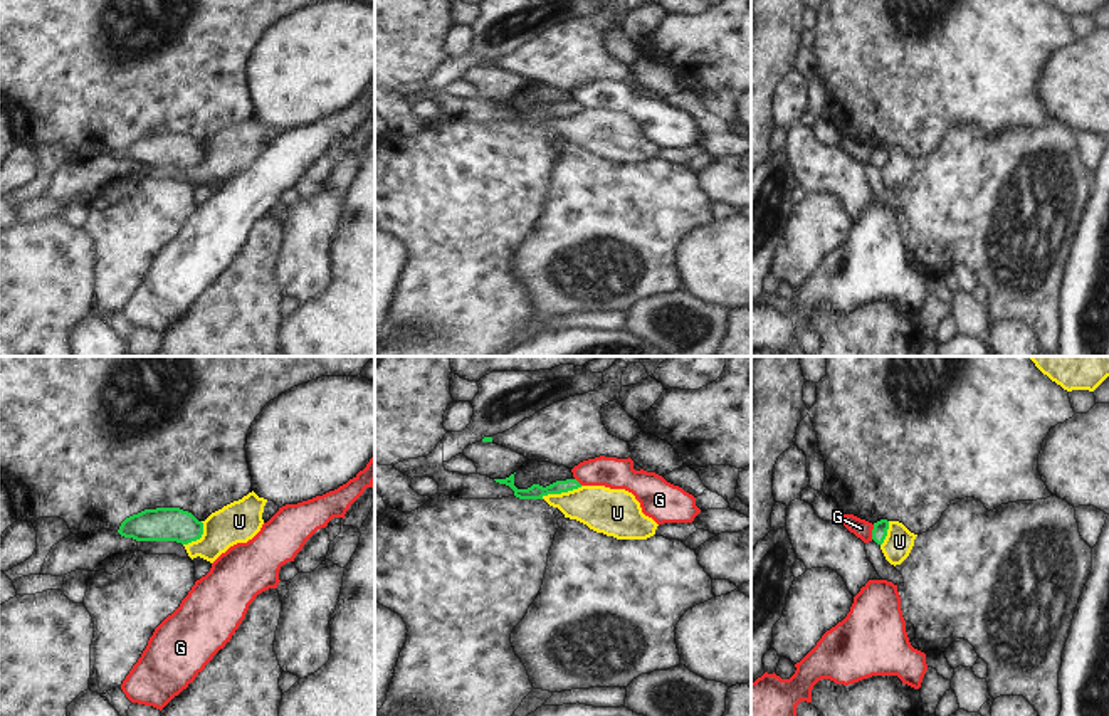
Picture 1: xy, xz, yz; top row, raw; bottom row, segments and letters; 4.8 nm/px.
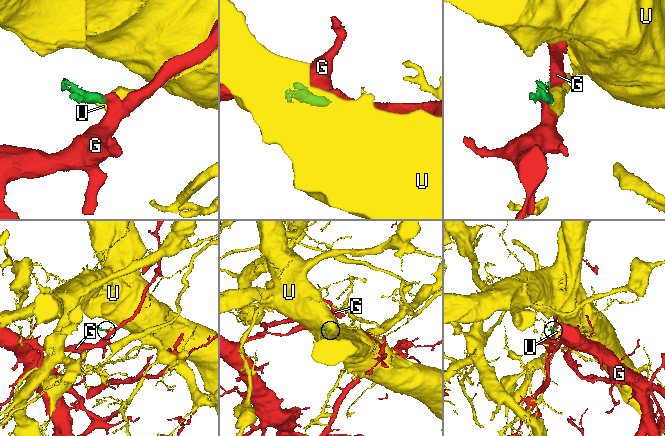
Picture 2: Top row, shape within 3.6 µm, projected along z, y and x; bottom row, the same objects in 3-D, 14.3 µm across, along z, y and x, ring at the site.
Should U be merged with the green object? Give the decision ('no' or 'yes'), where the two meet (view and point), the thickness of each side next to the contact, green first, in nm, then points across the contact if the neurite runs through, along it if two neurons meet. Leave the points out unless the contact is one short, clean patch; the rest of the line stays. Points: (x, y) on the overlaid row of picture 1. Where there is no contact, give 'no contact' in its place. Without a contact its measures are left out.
no; meets green in xz at (562, 491); 70 nm thick on the green side, 220 nm on the other; border along xz (582, 486), (572, 491), (548, 493), (541, 498)

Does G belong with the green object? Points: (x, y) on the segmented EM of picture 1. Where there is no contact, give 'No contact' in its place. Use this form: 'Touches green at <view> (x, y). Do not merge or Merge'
Touches green at yz (872, 531). Do not merge

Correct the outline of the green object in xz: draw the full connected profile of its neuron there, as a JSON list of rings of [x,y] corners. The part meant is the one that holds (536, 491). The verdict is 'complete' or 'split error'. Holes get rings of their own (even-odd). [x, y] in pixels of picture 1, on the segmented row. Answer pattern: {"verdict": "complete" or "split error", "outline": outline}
{"verdict": "complete", "outline": [[[511,474],[506,479],[494,479],[499,484],[506,484],[514,491],[514,496],[519,499],[543,499],[548,494],[561,494],[561,492],[568,492],[573,489],[581,487],[581,484],[576,479],[566,479],[566,481],[556,481],[546,487],[539,486],[539,484],[533,484],[528,489],[518,489],[514,486],[514,474]]]}

